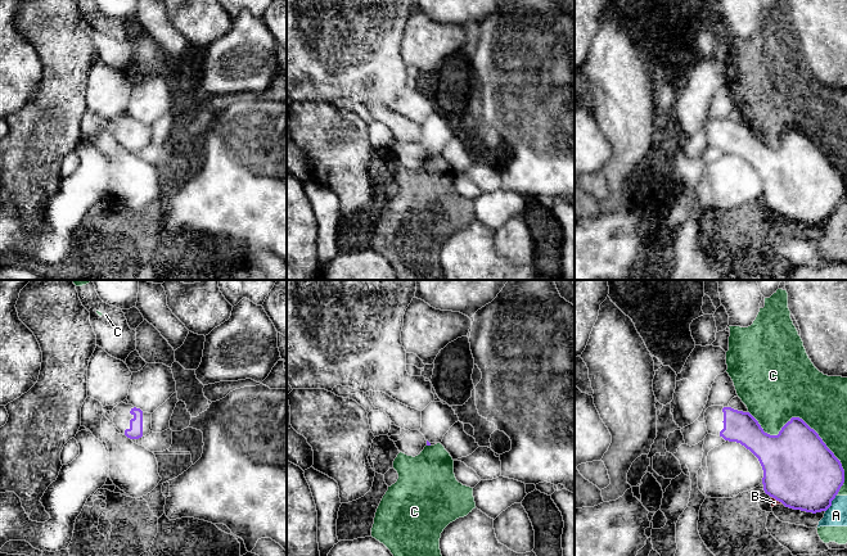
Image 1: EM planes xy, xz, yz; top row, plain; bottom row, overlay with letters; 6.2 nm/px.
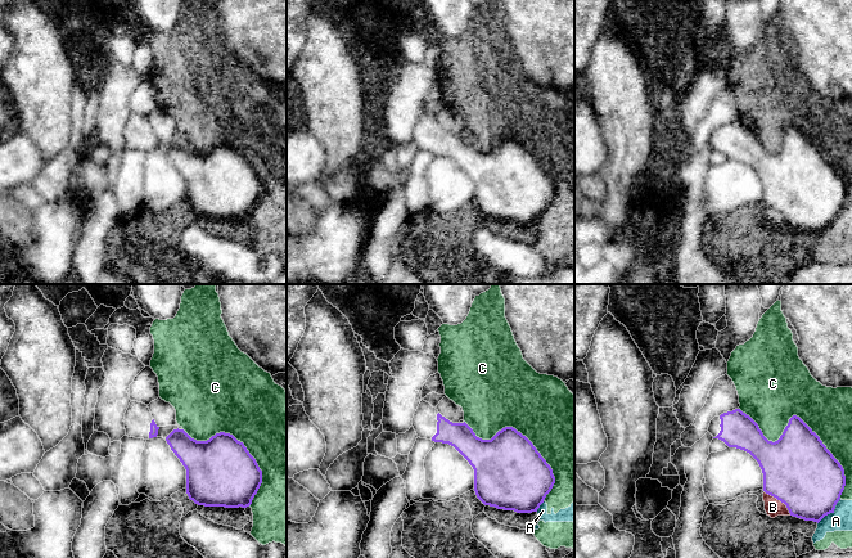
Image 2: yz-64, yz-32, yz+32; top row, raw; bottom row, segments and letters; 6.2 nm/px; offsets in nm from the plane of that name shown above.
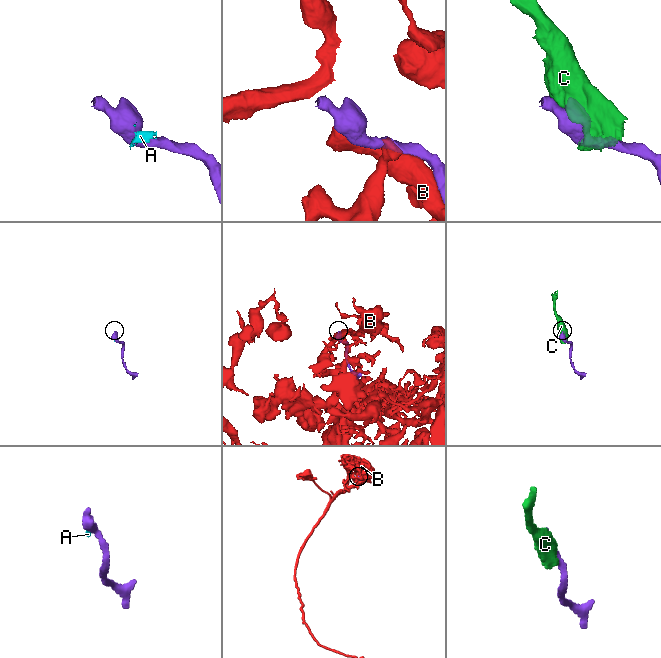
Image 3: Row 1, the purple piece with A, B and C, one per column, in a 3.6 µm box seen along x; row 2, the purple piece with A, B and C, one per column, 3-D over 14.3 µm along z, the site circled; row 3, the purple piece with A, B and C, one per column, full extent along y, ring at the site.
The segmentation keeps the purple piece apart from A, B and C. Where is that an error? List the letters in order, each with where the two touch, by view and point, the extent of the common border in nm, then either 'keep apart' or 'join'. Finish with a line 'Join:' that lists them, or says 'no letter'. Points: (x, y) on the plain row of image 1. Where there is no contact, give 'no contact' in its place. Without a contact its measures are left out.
A: meets purple in yz at (830, 216); contact 130 nm long; keep apart
B: meets purple in yz at (776, 212); contact 100 nm long; keep apart
C: meets purple in yz at (809, 139); contact 750 nm long; keep apart
Join: no letter

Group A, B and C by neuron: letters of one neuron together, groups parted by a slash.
A C / B

